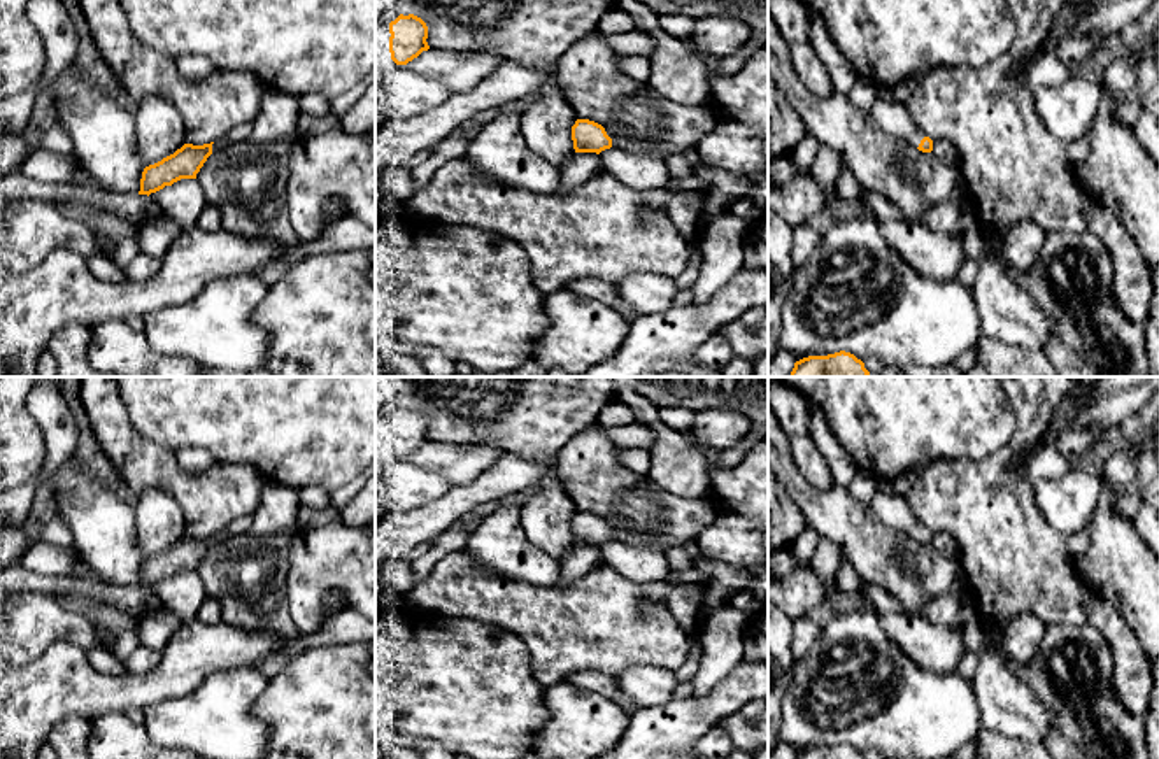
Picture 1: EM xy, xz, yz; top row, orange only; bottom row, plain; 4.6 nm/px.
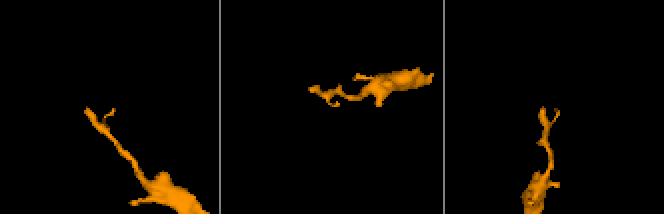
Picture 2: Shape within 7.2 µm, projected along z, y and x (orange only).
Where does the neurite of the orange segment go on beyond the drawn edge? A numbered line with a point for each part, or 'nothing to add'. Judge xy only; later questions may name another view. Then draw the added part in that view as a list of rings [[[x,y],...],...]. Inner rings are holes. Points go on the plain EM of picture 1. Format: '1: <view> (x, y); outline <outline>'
nothing to add

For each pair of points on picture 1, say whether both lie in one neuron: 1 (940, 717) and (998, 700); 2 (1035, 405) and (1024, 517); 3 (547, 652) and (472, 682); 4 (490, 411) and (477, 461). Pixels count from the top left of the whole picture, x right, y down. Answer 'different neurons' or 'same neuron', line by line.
1: different neurons
2: same neuron
3: different neurons
4: different neurons

